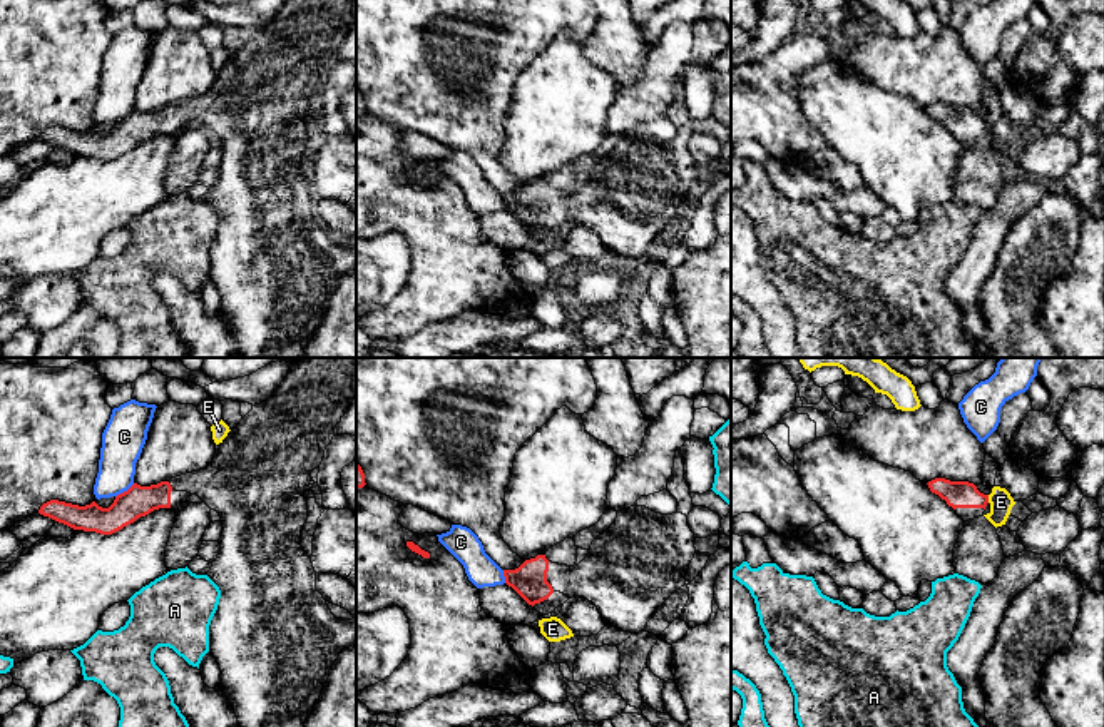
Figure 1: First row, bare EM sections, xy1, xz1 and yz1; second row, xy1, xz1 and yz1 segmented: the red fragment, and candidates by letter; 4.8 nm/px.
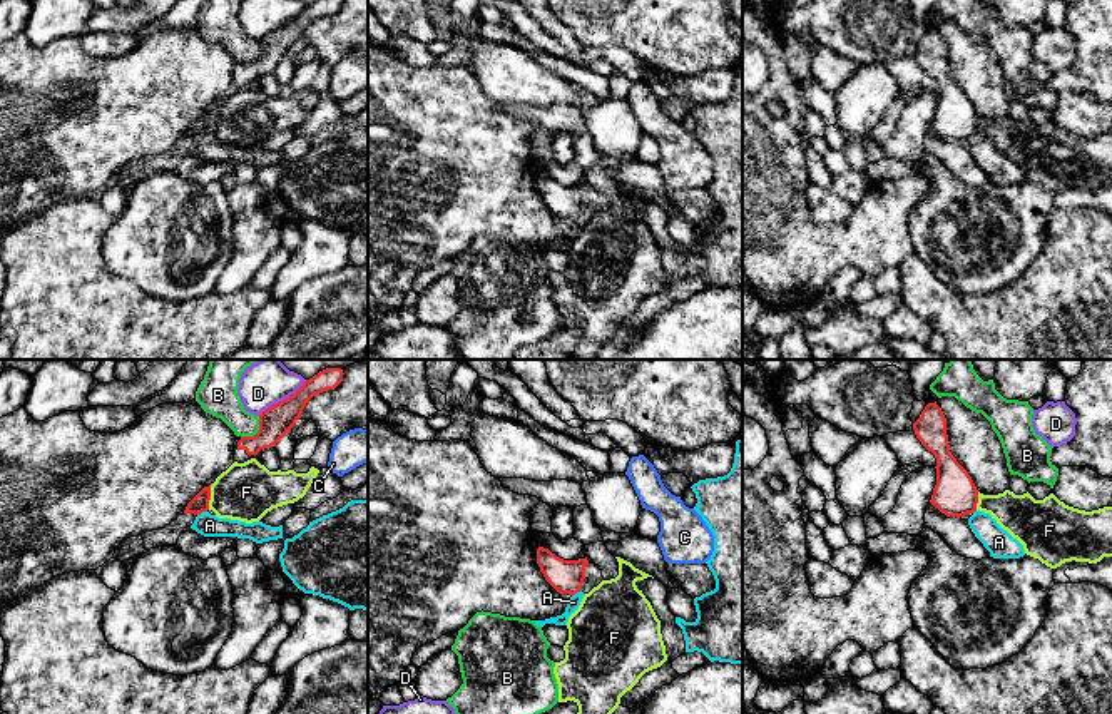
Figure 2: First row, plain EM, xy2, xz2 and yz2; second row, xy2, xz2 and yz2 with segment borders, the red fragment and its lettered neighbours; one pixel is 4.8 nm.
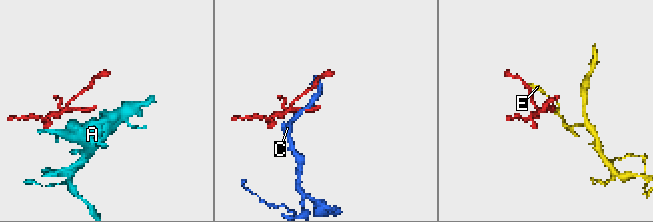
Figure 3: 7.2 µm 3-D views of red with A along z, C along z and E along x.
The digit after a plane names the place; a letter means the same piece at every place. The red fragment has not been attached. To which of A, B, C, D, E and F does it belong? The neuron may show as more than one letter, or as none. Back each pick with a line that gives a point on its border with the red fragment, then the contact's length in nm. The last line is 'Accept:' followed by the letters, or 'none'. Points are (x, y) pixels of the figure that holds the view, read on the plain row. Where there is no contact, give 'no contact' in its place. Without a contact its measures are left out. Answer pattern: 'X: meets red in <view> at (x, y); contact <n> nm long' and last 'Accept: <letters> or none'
Accept: none

